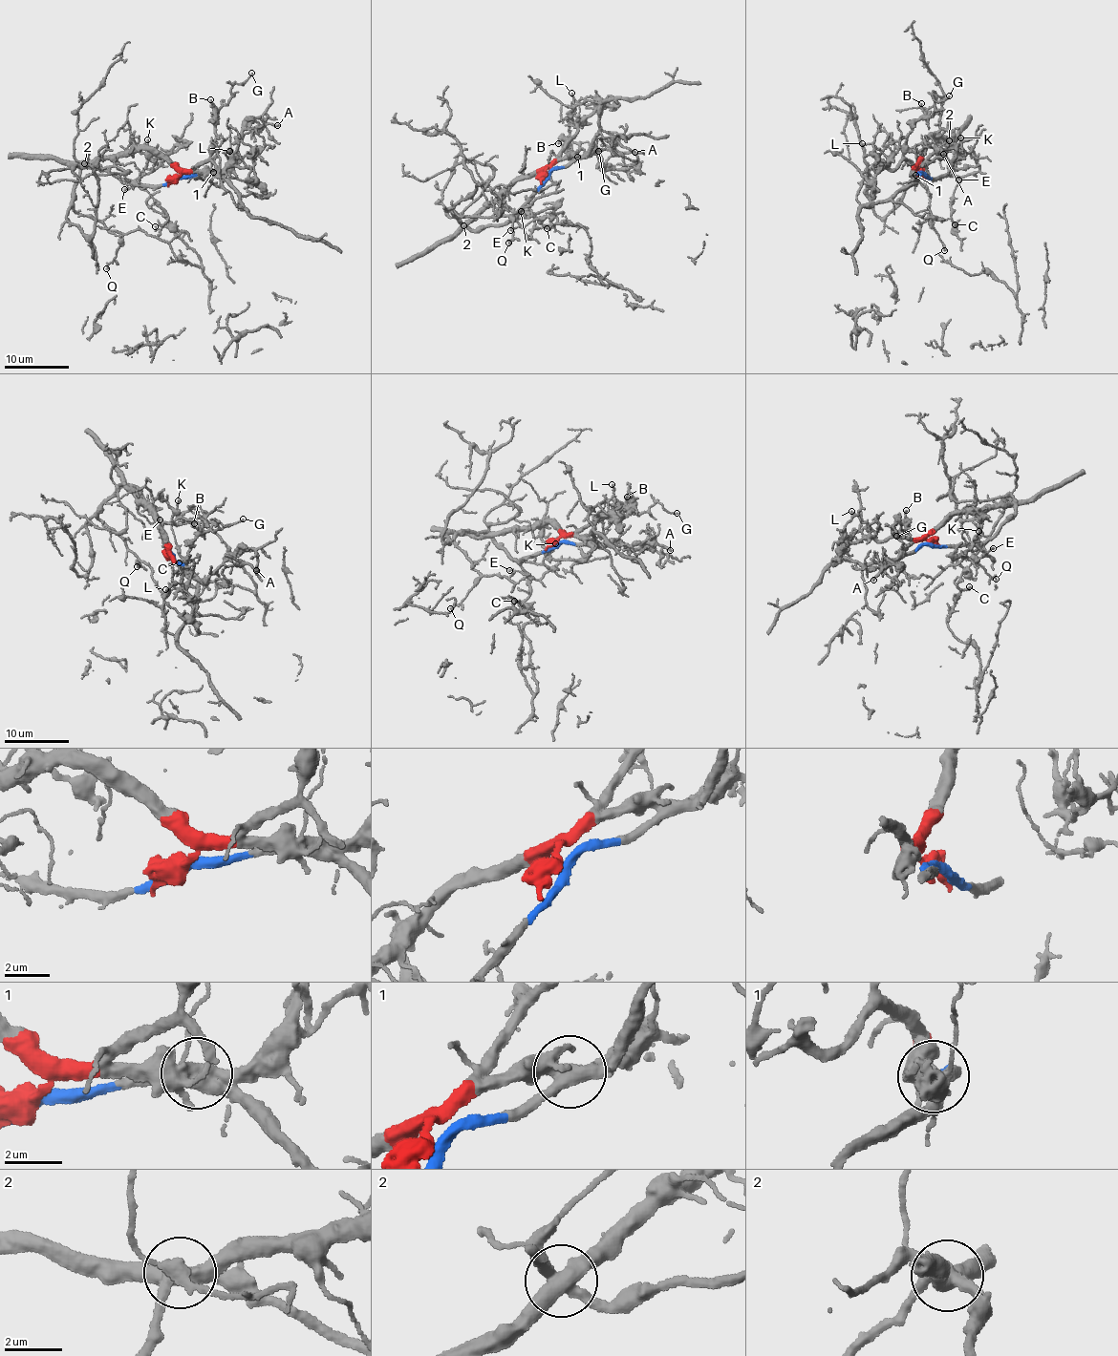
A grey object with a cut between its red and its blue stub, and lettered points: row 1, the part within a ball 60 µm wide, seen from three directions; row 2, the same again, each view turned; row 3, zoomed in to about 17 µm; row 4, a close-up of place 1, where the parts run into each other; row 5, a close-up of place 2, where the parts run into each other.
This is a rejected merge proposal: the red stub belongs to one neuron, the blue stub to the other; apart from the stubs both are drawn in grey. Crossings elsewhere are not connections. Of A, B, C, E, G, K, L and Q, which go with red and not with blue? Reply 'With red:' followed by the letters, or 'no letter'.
With red: A, B, G, K, L

